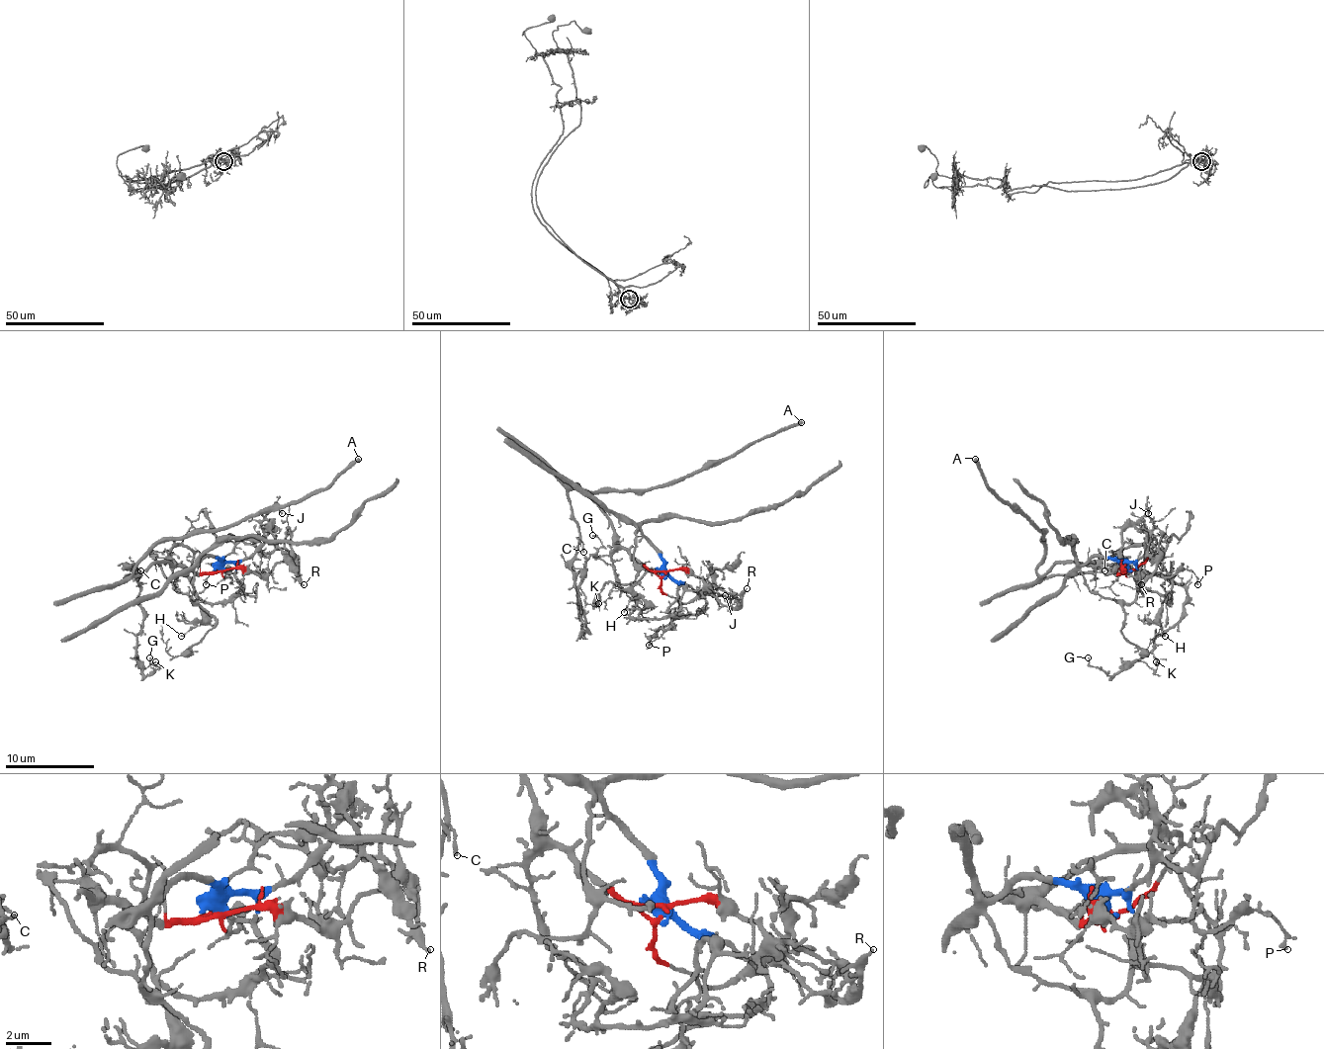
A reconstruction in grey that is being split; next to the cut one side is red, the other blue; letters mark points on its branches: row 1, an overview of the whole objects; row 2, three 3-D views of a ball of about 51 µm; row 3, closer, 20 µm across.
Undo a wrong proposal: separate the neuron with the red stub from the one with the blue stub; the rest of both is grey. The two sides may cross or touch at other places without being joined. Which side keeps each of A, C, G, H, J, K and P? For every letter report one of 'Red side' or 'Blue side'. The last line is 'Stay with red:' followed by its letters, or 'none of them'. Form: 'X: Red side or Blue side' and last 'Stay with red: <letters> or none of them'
A: Red side
C: Red side
G: Red side
H: Red side
J: Blue side
K: Red side
P: Blue side
Stay with red: A, C, G, H, K

